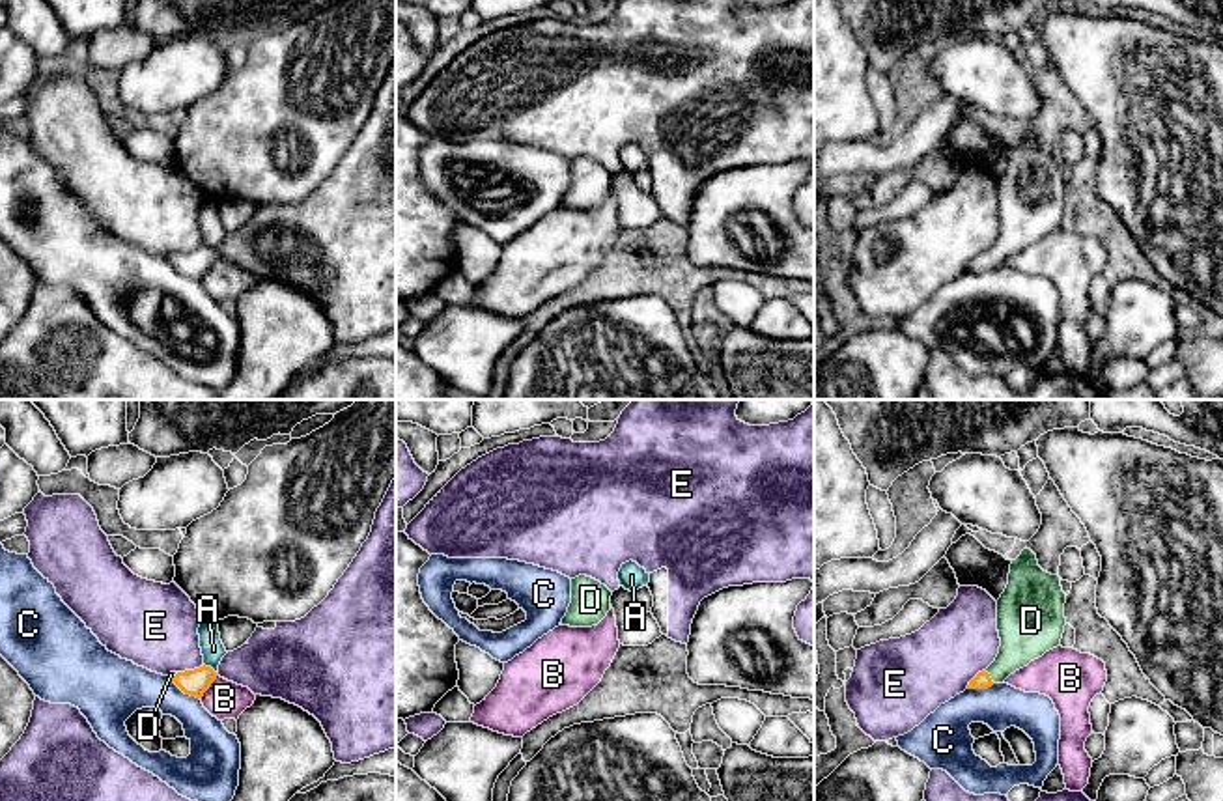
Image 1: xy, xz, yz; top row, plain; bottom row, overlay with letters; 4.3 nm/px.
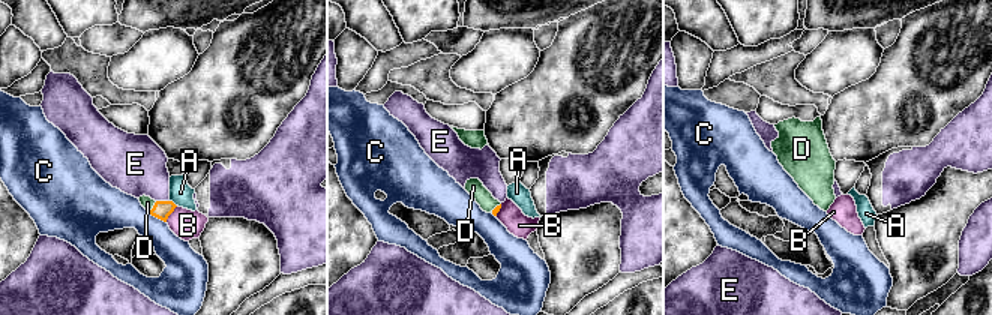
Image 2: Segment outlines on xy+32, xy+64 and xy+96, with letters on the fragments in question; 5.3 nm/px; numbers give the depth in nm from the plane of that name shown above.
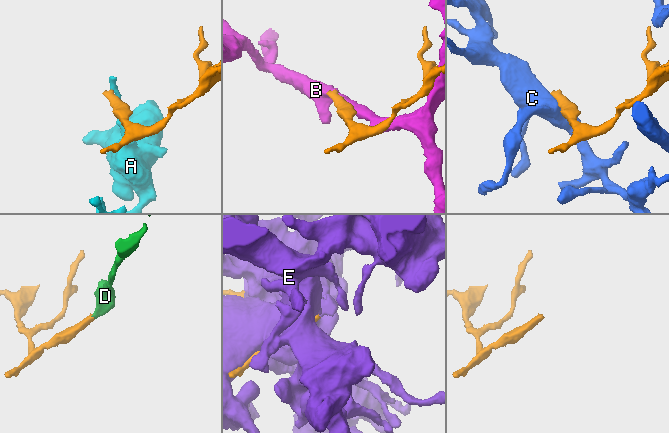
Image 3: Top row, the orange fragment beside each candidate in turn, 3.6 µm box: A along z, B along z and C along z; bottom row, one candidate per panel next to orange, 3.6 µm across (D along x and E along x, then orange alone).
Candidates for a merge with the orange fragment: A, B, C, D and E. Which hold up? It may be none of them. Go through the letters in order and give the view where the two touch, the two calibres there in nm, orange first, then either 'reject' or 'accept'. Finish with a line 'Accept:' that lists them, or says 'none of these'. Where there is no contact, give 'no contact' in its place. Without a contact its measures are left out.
A: xy | 110/100 nm | reject
B: xy | 110/160 nm | reject
C: xy | 110/200 nm | reject
D: yz | 70/240 nm | accept
E: xy | 110/360 nm | reject
Accept: D

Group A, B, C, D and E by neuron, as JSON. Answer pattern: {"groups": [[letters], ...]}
{"groups": [["A"], ["B"], ["C"], ["D"], ["E"]]}

